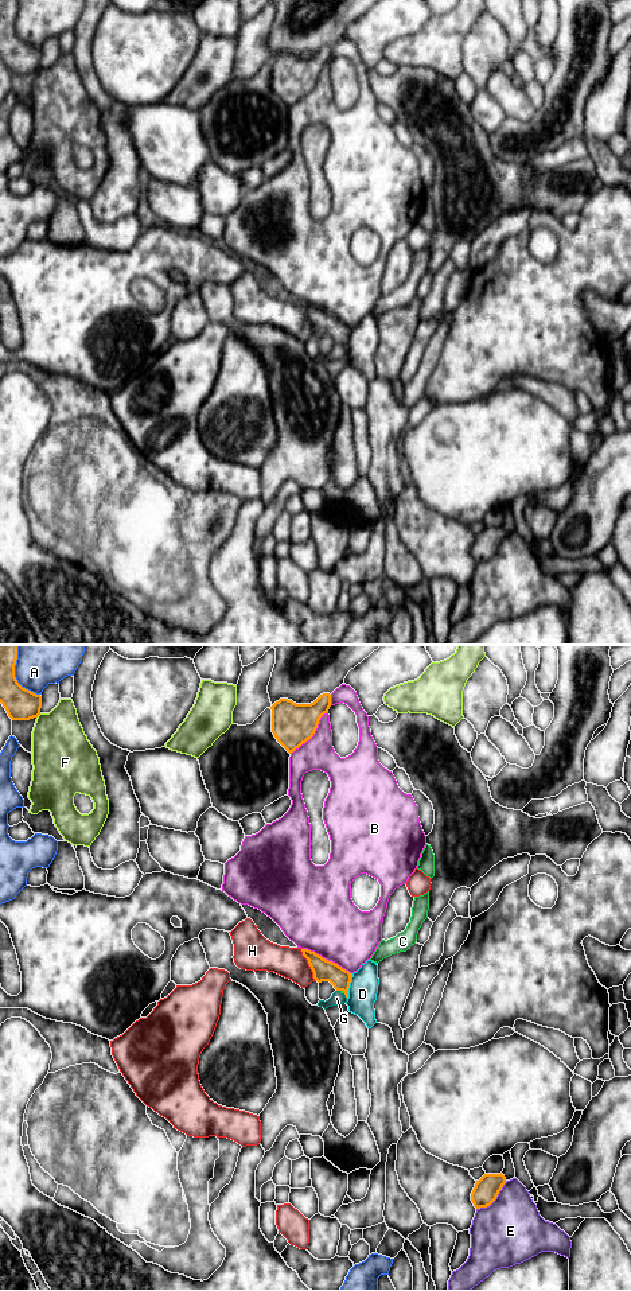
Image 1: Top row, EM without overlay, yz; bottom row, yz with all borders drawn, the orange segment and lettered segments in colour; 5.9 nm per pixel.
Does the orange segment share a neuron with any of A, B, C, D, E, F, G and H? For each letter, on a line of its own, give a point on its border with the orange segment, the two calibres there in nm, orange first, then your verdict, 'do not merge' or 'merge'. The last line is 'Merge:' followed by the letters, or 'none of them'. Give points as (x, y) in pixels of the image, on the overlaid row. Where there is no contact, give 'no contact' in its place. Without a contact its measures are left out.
A: contact yz (14, 675); calibres 190 and 360 nm; do not merge
B: contact yz (327, 960); calibres 130 and 400 nm; do not merge
C: contact yz (343, 991); calibres 130 and 20 nm; do not merge
D: contact yz (349, 987); calibres 130 and 180 nm; do not merge
E: contact yz (494, 1200); calibres 150 and 400 nm; do not merge
F: contact yz (38, 715); calibres 190 and 340 nm; do not merge
G: contact yz (346, 996); calibres 130 and 70 nm; do not merge
H: contact yz (310, 965); calibres 130 and 190 nm; do not merge
Merge: none of them

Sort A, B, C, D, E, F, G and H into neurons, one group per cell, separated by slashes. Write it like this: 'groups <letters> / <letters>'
groups A / B / C G / D / E / F / H

